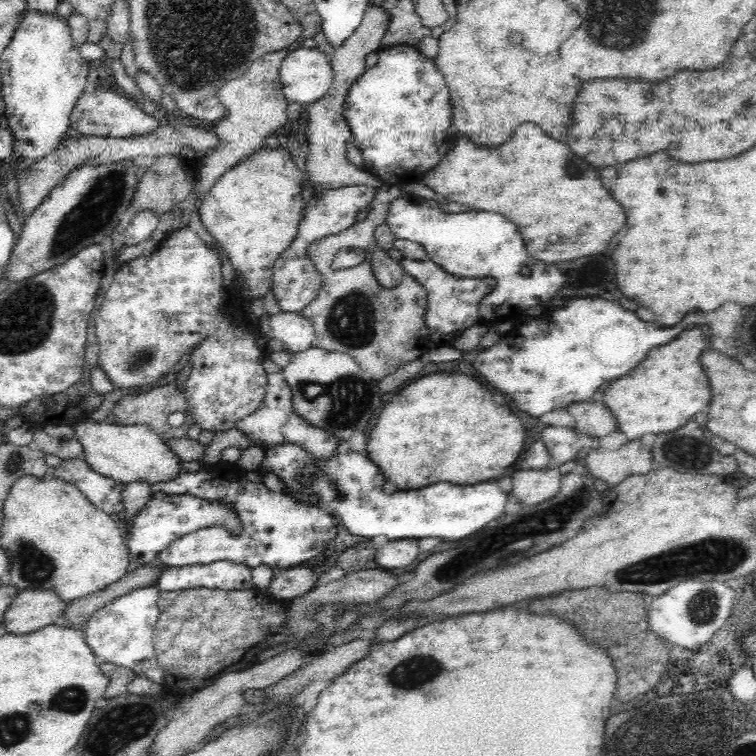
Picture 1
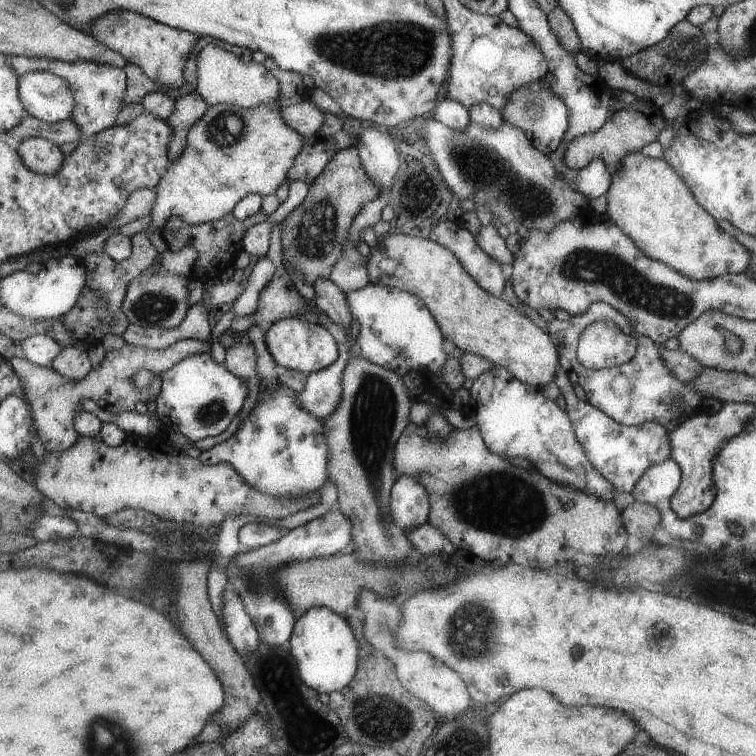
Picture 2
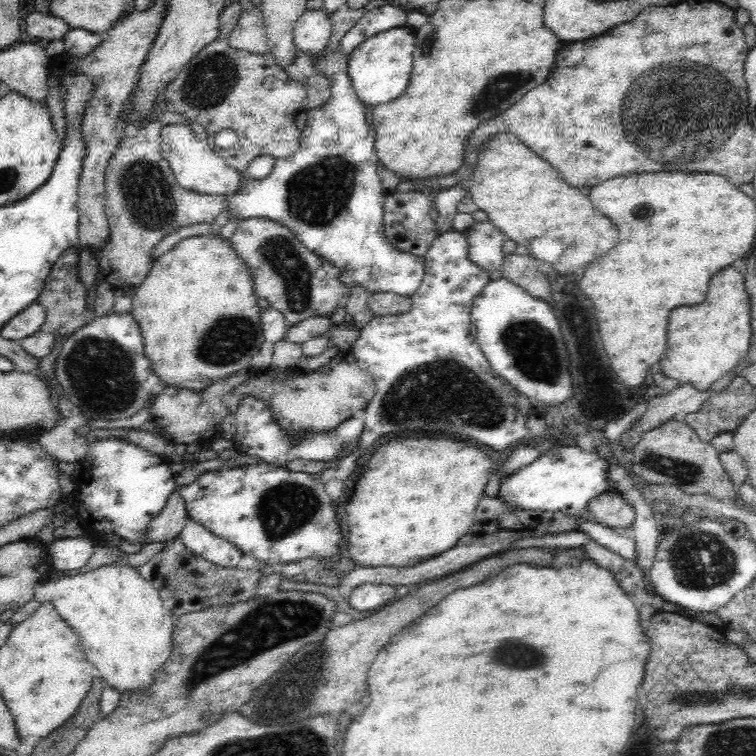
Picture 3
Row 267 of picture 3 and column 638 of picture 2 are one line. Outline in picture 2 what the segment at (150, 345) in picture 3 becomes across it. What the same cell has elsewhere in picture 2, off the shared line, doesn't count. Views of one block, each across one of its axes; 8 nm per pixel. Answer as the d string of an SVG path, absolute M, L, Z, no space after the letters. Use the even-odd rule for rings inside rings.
M640 152L626 155L620 168L610 176L610 184L605 190L607 218L632 237L633 244L644 252L645 256L667 264L669 268L692 278L693 280L715 278L724 274L737 274L747 270L751 254L740 241L719 230L715 218L701 208L700 203L689 192L689 187L677 176L676 170L664 159L643 157Z

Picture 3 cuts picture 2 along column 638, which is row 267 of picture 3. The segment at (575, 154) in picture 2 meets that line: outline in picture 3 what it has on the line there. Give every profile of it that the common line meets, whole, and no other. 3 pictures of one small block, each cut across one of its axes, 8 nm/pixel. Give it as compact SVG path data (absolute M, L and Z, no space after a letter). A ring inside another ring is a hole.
M160 121L147 122L146 126L139 125L136 136L126 138L108 161L105 172L105 212L110 226L110 235L106 250L100 254L98 260L102 279L108 280L115 288L122 287L124 284L139 287L141 282L144 282L153 268L152 251L164 236L191 225L212 223L222 210L227 208L228 196L226 195L200 195L178 185L171 166L164 160L161 153L161 127Z

